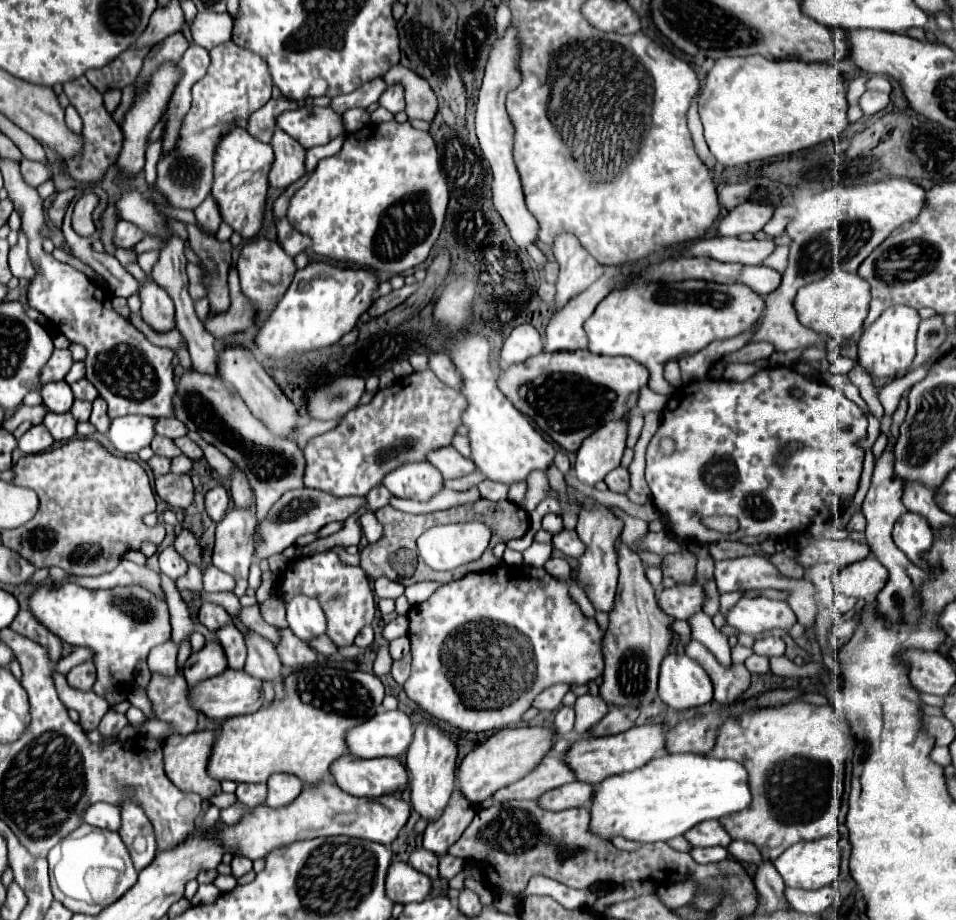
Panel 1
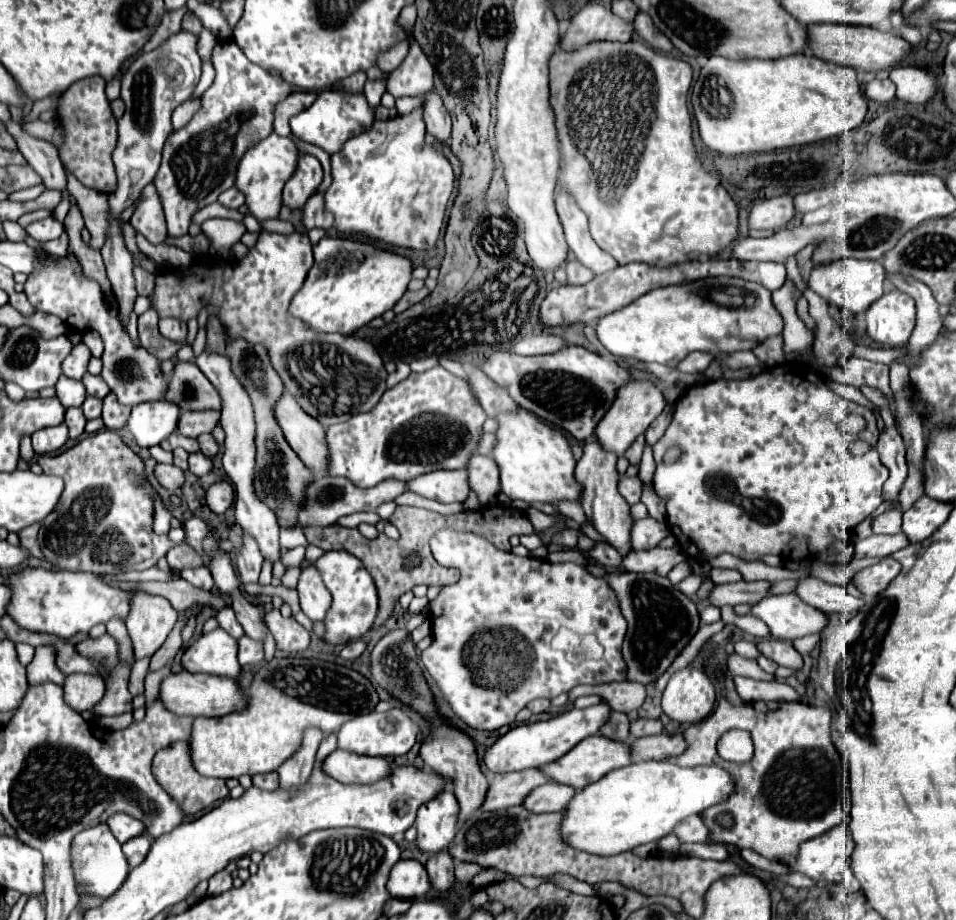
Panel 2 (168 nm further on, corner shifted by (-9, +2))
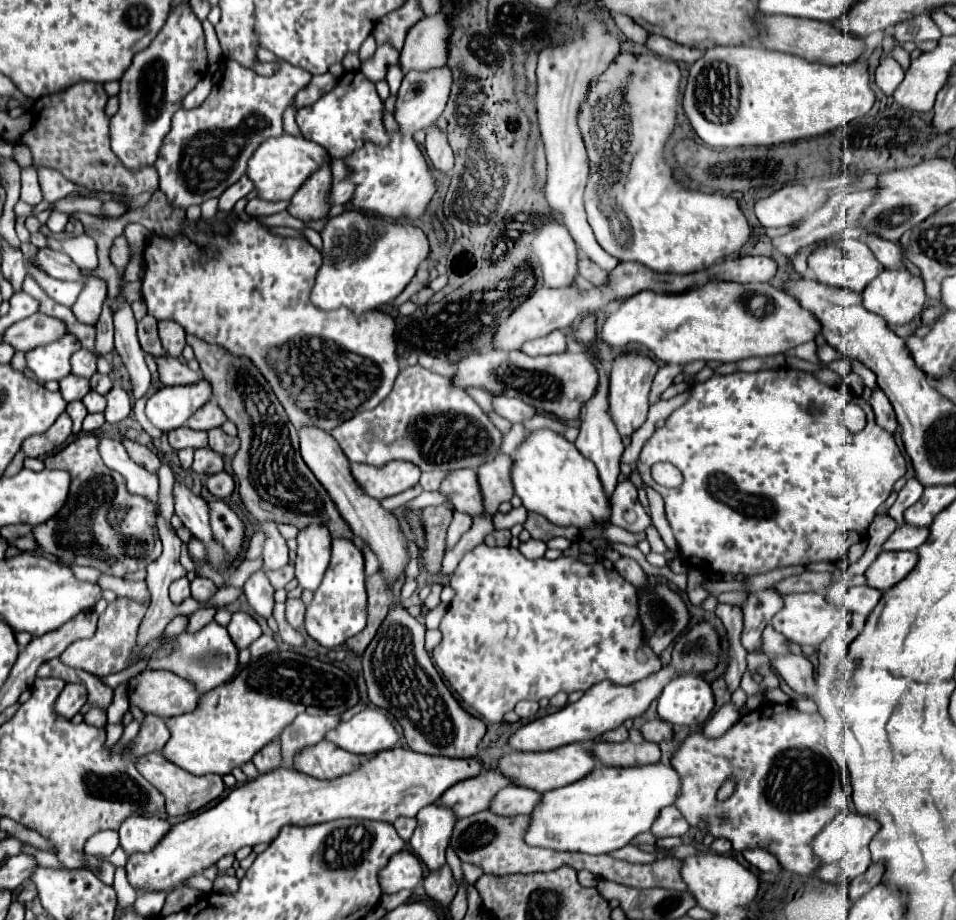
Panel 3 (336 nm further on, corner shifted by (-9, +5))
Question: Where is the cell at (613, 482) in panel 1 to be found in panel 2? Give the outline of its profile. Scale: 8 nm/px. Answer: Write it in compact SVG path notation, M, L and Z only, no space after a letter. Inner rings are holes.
M623 476L621 482L619 482L619 494L627 500L629 506L633 506L633 504L639 502L639 498L641 498L641 488L643 488L643 484L641 484L641 480L639 480L637 476L633 476L633 478Z

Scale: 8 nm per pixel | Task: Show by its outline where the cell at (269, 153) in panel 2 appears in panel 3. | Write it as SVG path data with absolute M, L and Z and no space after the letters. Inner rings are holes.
M283 133L281 137L273 137L263 141L263 145L253 153L247 163L247 177L253 181L257 197L265 201L289 201L293 193L303 185L309 173L317 171L325 163L327 151L303 137L291 137Z

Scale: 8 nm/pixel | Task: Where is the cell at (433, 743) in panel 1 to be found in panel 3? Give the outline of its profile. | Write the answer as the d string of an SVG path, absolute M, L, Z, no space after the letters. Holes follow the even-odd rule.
M427 805L417 813L417 827L409 843L427 869L433 871L445 865L445 851L449 847L455 823L457 817L447 805Z

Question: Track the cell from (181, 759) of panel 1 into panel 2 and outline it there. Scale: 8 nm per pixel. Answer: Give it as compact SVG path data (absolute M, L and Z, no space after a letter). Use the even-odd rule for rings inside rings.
M177 742L171 744L163 750L159 750L153 758L153 776L155 780L161 784L161 788L177 802L181 804L181 810L185 812L185 816L193 816L205 808L209 808L211 804L223 800L227 796L227 786L225 780L221 778L205 778L199 772L195 772L191 760L189 760L189 742Z

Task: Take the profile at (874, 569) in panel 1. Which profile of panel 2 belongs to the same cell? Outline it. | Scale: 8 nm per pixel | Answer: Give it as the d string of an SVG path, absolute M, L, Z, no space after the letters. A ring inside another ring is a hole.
M883 558L881 562L857 572L853 582L863 596L877 596L893 582L893 578L899 572L901 572L901 564L895 558Z

